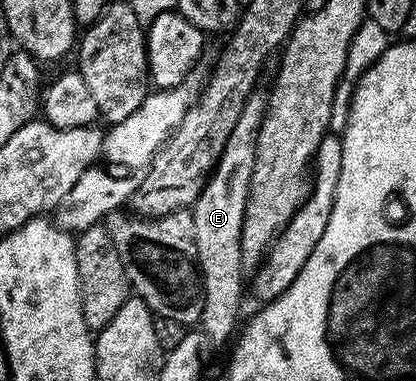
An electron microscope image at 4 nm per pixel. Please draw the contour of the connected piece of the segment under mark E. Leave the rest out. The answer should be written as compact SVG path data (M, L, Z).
M256 87L246 98L245 106L237 119L222 155L215 164L208 180L191 207L194 217L194 247L203 284L202 315L199 327L211 344L223 343L234 336L239 325L241 309L240 233L247 204L249 181L253 173L253 157L256 155L257 136L261 121L267 111L268 92Z

